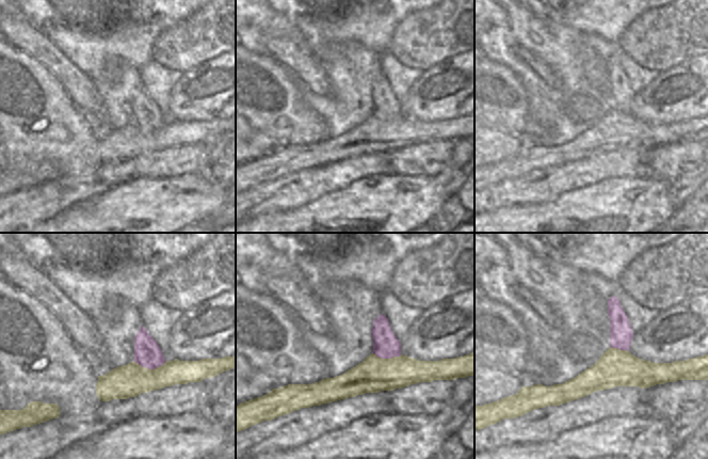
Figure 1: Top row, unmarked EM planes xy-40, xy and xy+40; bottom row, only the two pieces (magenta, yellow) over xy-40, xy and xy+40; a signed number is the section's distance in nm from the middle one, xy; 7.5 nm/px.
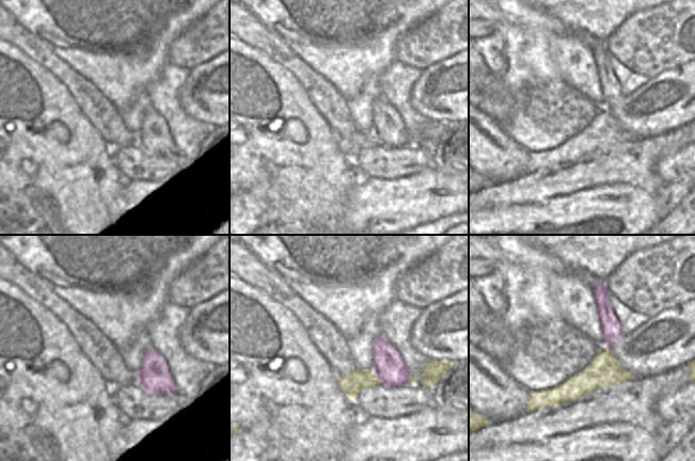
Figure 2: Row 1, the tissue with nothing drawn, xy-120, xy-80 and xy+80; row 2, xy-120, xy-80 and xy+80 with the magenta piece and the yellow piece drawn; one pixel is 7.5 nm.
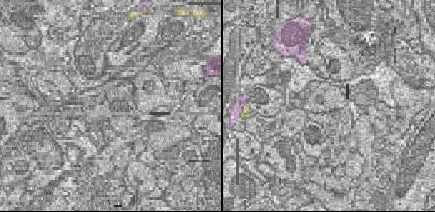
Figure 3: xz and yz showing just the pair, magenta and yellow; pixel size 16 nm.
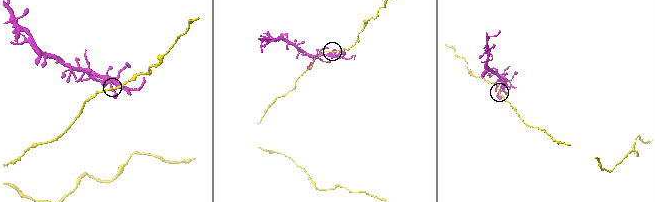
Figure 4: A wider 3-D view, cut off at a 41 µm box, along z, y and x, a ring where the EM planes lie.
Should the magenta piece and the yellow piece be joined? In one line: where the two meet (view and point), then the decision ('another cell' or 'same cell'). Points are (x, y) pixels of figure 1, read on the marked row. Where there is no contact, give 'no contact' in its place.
meets magenta in xy-40 at (150, 368); same cell

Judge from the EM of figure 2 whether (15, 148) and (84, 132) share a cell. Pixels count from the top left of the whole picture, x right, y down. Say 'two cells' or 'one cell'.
one cell

